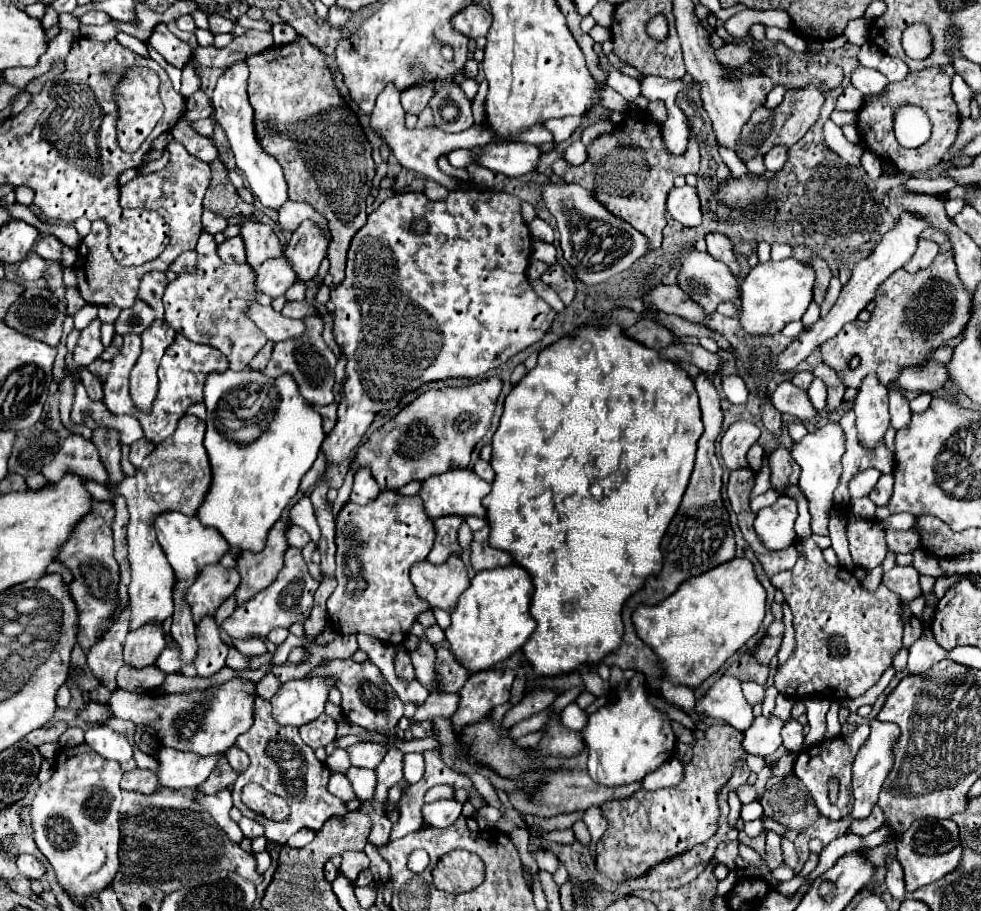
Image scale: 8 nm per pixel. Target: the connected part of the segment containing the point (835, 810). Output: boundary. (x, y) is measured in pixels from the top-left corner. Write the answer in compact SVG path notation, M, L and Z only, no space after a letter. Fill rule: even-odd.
M866 723L858 725L854 733L848 733L848 735L840 735L840 737L834 737L834 739L826 739L822 743L816 743L812 747L806 747L798 753L796 757L796 763L792 767L792 773L808 787L810 795L814 797L816 801L816 807L820 809L820 813L832 821L838 821L846 815L850 815L850 783L852 783L852 763L854 763L854 757L858 753L858 749L862 747L862 743L866 743L870 735L870 727ZM830 777L836 777L840 781L840 797L838 797L838 803L832 805L828 803L828 779Z

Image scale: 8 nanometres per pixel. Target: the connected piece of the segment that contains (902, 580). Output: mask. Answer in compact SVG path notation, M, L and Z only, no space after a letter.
M894 567L888 573L884 573L882 583L894 591L900 597L902 609L904 609L904 619L908 619L912 613L908 609L908 603L920 595L920 587L918 587L918 571L914 567Z

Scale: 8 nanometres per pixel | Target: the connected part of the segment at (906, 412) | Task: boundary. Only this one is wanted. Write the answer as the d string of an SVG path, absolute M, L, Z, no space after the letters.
M890 387L888 395L890 395L890 425L894 429L904 429L910 423L910 415L912 415L908 399L896 387Z

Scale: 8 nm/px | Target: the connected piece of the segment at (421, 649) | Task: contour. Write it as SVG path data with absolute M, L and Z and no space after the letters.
M414 623L410 627L410 635L418 637L418 645L414 651L410 651L410 659L412 659L412 665L416 669L416 679L428 689L428 691L438 691L434 689L436 683L434 683L434 661L436 661L436 653L434 653L434 647L424 639L426 633L424 633L424 627L420 623Z

